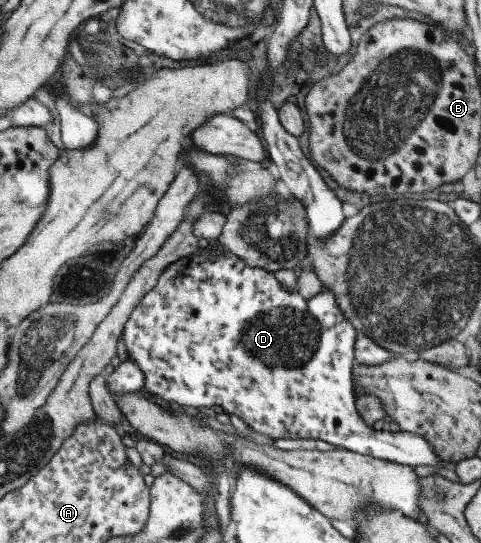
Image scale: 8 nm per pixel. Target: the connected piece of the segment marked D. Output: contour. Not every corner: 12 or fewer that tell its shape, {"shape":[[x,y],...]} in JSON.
{"shape":[[206,248],[120,331],[142,391],[276,439],[440,467],[355,410],[322,287]]}

